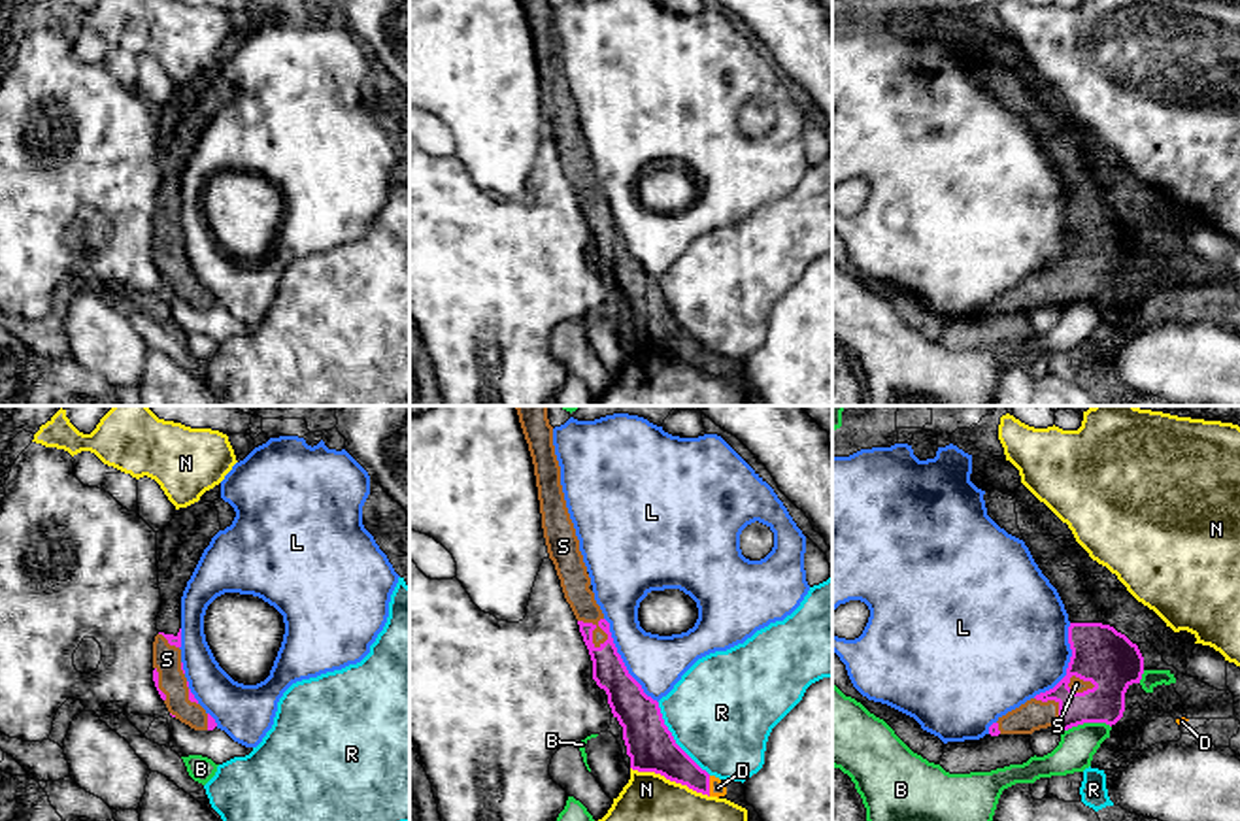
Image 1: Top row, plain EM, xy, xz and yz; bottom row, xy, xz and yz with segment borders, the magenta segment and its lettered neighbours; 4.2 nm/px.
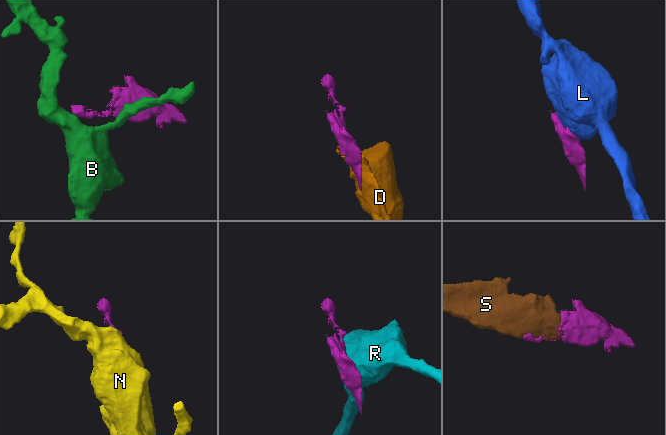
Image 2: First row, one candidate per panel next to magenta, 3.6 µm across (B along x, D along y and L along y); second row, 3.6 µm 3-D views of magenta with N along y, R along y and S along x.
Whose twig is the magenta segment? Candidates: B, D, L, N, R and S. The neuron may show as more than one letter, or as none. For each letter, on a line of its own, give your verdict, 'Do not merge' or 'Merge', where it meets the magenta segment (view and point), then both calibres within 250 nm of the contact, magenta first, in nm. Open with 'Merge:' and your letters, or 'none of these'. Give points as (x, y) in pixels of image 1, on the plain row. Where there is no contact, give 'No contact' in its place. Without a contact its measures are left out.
Merge: D, S
B: Do not merge. Touches magenta at yz (1086, 299). Thickness 200 nm (magenta) against 160 nm
D: Merge. Touches magenta at xz (708, 363). Thickness 170 nm (magenta) against 70 nm
L: Do not merge. Touches magenta at xz (621, 238). Thickness 180 nm (magenta) against 240 nm
N: Do not merge. Touches magenta at xz (670, 357). Thickness 200 nm (magenta) against 420 nm
R: Do not merge. Touches magenta at xz (674, 318). Thickness 200 nm (magenta) against 460 nm
S: Merge. Touches magenta at xz (595, 202). Thickness 140 nm (magenta) against 130 nm

